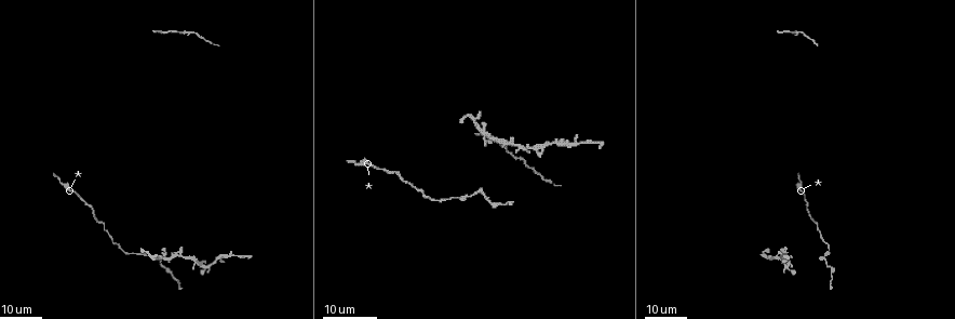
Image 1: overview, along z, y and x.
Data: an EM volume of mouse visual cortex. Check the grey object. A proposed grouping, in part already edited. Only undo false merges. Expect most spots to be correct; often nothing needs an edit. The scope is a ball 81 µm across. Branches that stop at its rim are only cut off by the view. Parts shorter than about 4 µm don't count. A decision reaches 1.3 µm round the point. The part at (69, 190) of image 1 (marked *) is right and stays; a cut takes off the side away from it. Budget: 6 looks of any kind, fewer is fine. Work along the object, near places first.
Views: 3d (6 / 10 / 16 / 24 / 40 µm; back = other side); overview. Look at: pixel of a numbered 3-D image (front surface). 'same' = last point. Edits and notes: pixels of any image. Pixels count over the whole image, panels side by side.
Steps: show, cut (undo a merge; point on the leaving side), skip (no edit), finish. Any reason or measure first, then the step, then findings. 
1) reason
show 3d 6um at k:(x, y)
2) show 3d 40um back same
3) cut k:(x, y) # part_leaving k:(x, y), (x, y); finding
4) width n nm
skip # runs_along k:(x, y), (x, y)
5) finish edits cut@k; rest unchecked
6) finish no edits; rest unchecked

four arms meet
show 3d 24um at 1:(487, 134)

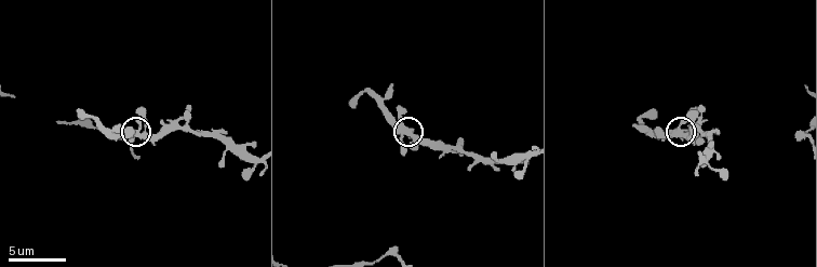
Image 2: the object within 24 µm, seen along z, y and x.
zoom in
show 3d 10um at 2:(137, 136)

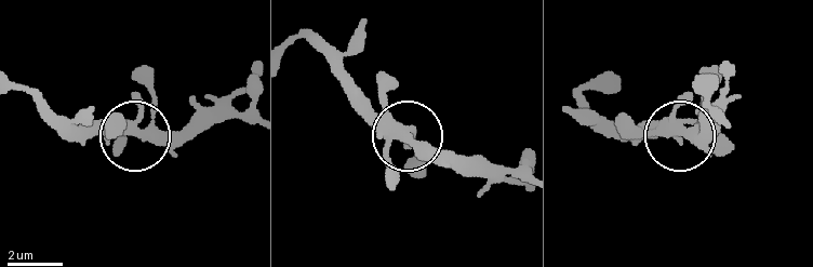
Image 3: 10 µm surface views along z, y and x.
side_arm 7 um
skip # one cell here

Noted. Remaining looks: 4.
small branch off a trunk
show 3d 16um at 2:(527, 157)

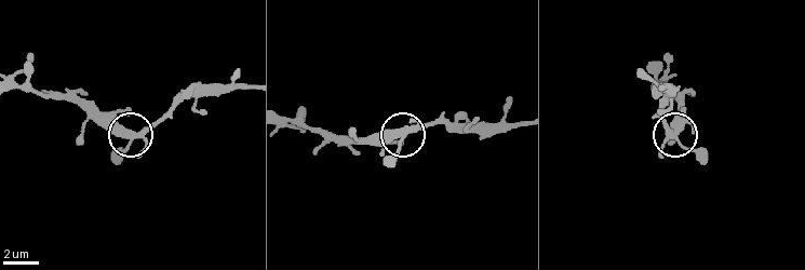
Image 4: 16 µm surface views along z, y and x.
skip # one cell here

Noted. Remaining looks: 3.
show 3d 10um at 2:(798, 135)

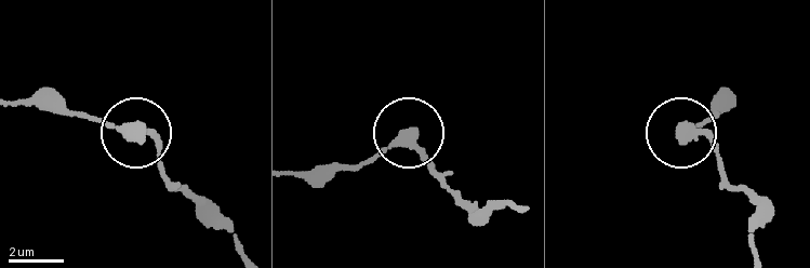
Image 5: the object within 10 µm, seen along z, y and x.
skip # all the same cell

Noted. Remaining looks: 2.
finish no edits; rest unchecked

